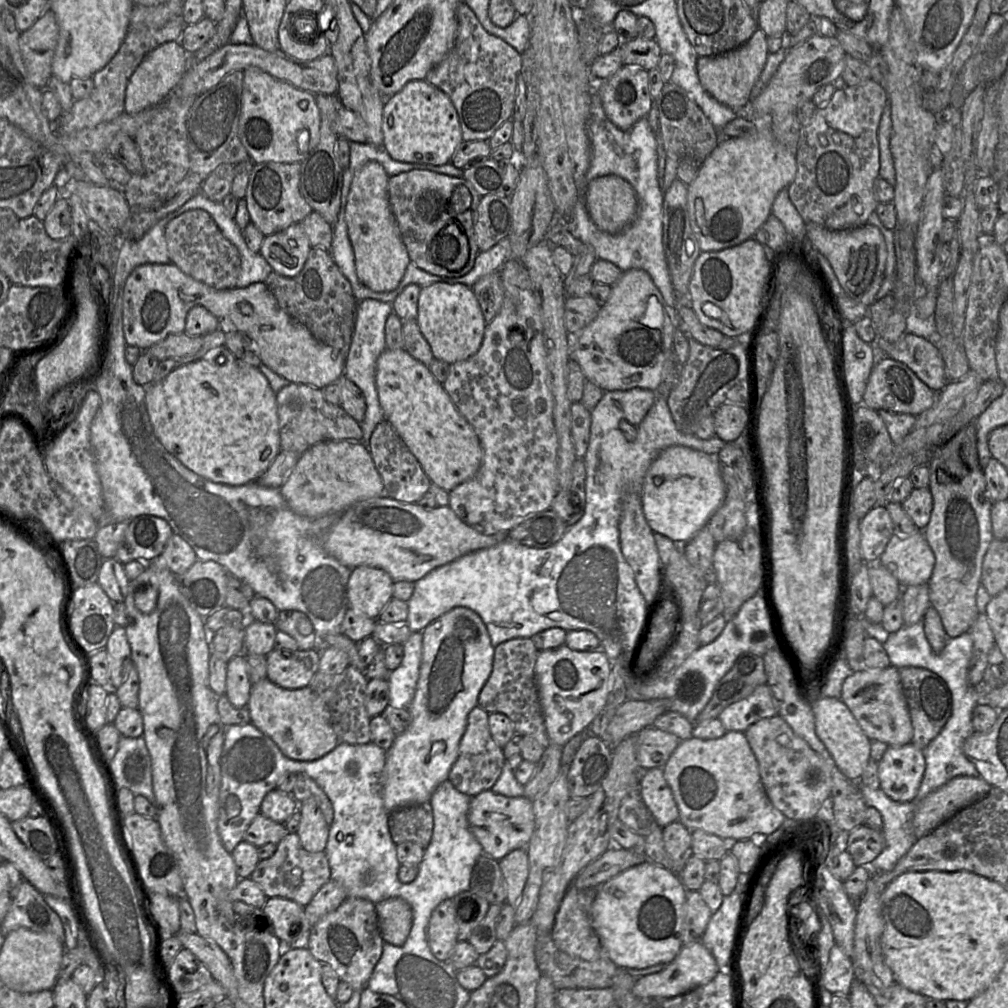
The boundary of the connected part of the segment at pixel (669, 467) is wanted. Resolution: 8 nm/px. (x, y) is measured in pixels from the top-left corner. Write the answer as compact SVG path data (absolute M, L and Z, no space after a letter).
M674 445L661 451L649 466L642 486L645 519L654 533L684 545L705 527L712 514L722 505L726 486L716 455Z

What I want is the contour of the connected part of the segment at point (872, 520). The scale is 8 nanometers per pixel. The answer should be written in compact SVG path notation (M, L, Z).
M885 504L873 507L859 523L860 546L868 564L878 563L888 542L894 535L893 522Z

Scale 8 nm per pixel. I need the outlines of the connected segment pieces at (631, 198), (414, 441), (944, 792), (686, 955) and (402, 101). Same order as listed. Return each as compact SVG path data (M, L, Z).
M617 175L590 180L586 185L584 200L597 228L610 234L626 229L638 211L638 199L633 187Z
M386 348L376 362L375 382L384 419L393 426L417 458L431 483L450 492L476 475L483 459L480 440L472 425L457 410L443 385L434 378L428 366L412 357L405 349Z
M958 776L928 794L913 817L916 838L922 838L961 809L985 797L991 788L982 777Z
M702 942L687 944L664 970L638 978L633 987L633 994L639 998L672 998L707 984L719 971L714 956Z
M413 80L384 104L382 148L394 159L440 166L450 163L463 142L457 110L447 94L424 80Z

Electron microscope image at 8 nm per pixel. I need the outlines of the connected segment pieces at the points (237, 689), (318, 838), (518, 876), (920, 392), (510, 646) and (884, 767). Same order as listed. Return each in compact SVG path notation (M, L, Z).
M245 653L234 656L227 662L227 698L237 708L247 707L251 688Z
M314 798L301 803L301 820L296 834L301 845L309 852L320 852L326 848L329 828L321 809Z
M526 848L511 851L499 860L499 865L507 888L506 902L515 908L529 875L529 858Z
M884 356L877 361L870 373L862 404L873 410L918 416L935 403L937 395L907 365Z
M530 638L511 639L495 647L493 669L479 694L478 705L488 714L502 713L506 715L513 722L516 734L530 735L546 749L551 743L535 682L535 664L538 652Z
M914 745L889 746L879 761L880 788L896 802L912 801L926 769L923 750Z

